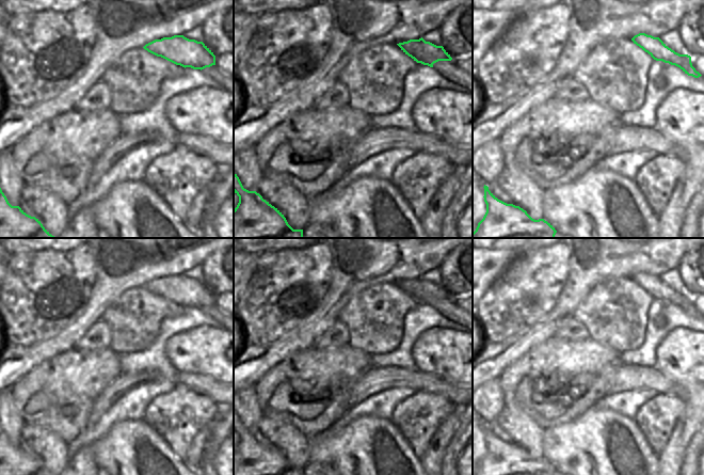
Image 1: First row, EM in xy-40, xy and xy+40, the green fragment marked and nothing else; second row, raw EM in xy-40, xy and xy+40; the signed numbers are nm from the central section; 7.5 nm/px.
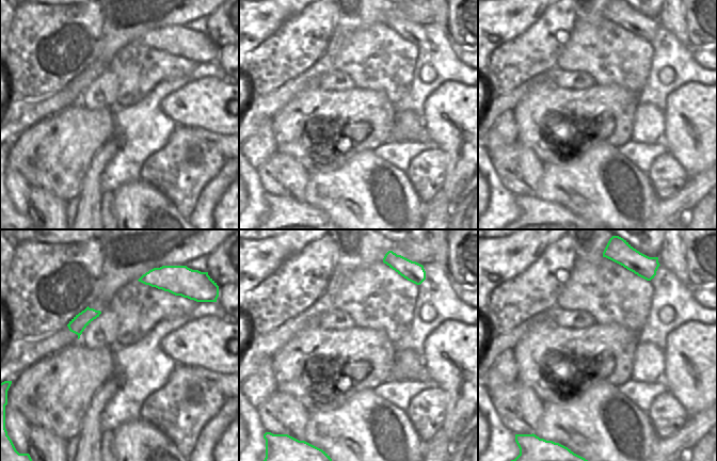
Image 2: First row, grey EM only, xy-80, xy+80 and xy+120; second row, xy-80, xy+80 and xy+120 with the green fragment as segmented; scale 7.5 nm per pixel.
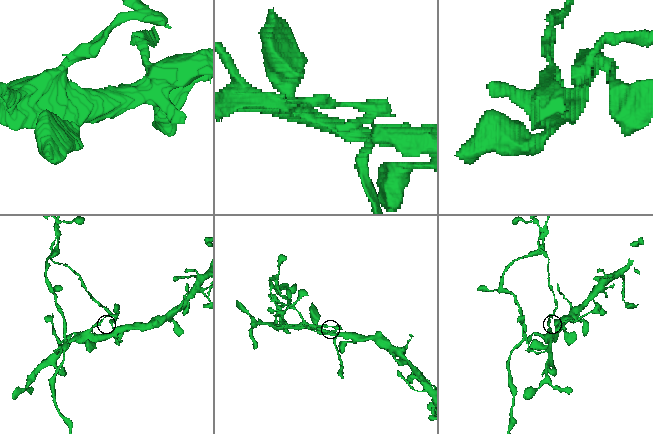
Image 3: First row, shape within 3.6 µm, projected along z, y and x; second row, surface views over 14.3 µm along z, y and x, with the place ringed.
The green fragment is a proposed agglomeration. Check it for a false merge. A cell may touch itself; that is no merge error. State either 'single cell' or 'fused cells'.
fused cells

